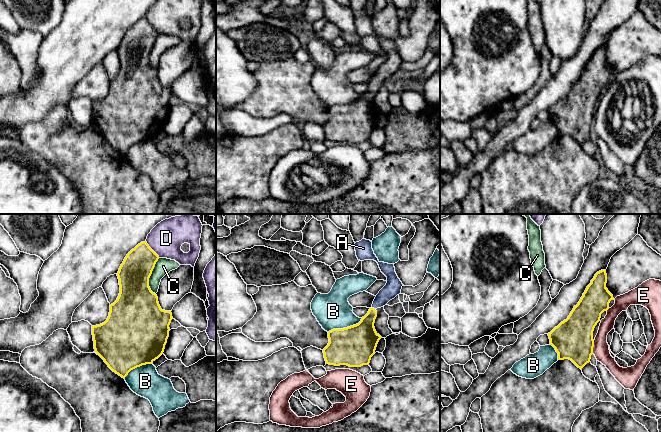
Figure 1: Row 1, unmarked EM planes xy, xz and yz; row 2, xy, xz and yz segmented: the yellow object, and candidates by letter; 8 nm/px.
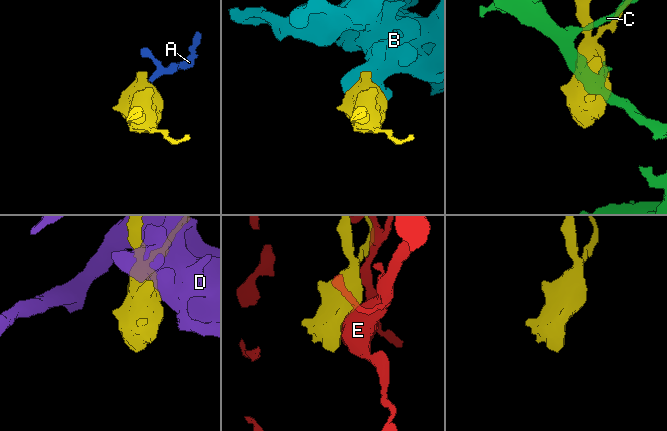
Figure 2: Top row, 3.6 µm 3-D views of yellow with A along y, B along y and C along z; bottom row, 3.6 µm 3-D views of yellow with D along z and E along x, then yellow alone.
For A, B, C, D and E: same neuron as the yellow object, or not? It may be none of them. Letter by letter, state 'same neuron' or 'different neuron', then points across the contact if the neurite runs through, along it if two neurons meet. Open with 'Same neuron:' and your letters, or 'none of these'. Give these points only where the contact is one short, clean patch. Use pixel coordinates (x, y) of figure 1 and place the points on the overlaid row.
Same neuron: A
A: same neuron; way xz (362, 337), (373, 308), (393, 287)
B: different neuron
C: different neuron
D: different neuron
E: different neuron

